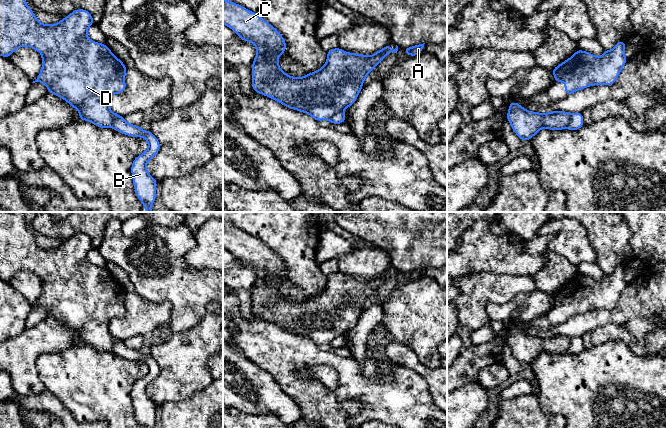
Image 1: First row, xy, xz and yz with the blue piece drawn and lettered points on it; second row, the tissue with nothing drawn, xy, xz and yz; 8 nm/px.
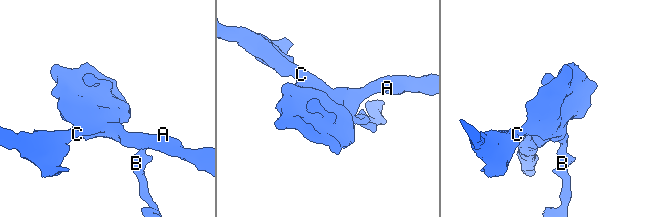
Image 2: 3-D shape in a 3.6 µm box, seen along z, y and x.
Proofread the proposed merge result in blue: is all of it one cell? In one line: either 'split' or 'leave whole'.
split

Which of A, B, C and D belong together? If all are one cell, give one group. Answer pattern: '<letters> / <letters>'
A C D / B

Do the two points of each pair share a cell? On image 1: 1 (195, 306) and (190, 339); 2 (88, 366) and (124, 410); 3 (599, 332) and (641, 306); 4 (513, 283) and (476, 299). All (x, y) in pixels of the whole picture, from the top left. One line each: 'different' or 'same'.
1: different
2: same
3: different
4: same

